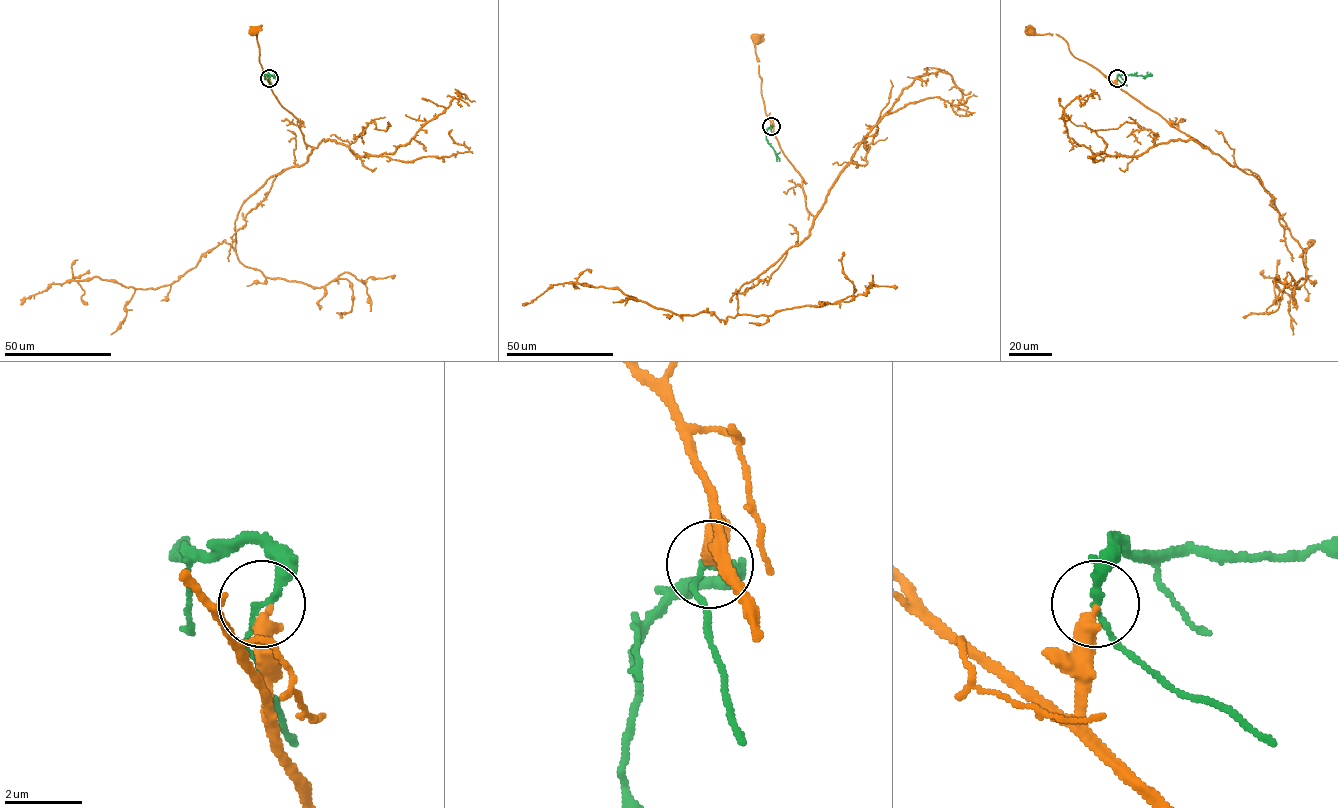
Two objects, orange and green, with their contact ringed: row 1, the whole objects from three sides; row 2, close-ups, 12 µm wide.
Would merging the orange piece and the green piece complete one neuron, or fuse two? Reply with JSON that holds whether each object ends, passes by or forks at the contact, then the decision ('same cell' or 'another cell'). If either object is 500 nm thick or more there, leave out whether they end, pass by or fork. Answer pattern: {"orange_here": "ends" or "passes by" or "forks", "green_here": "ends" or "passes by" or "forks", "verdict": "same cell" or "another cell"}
{"orange_here": "ends", "green_here": "passes by", "verdict": "same cell"}

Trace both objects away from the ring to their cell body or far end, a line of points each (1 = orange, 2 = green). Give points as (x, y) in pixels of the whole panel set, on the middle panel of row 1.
1: (771, 126), (761, 94), (756, 38)
2: (771, 126), (766, 140), (779, 161)

